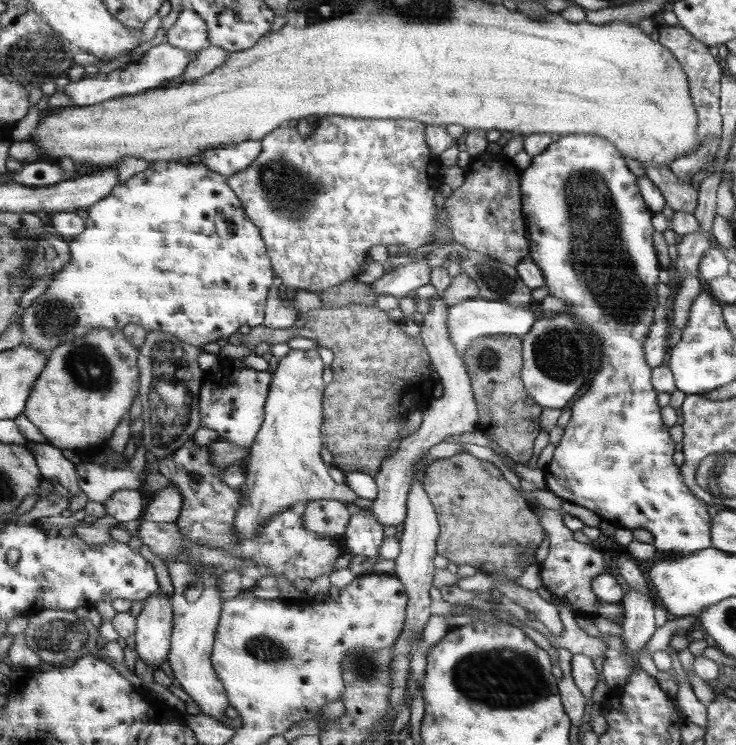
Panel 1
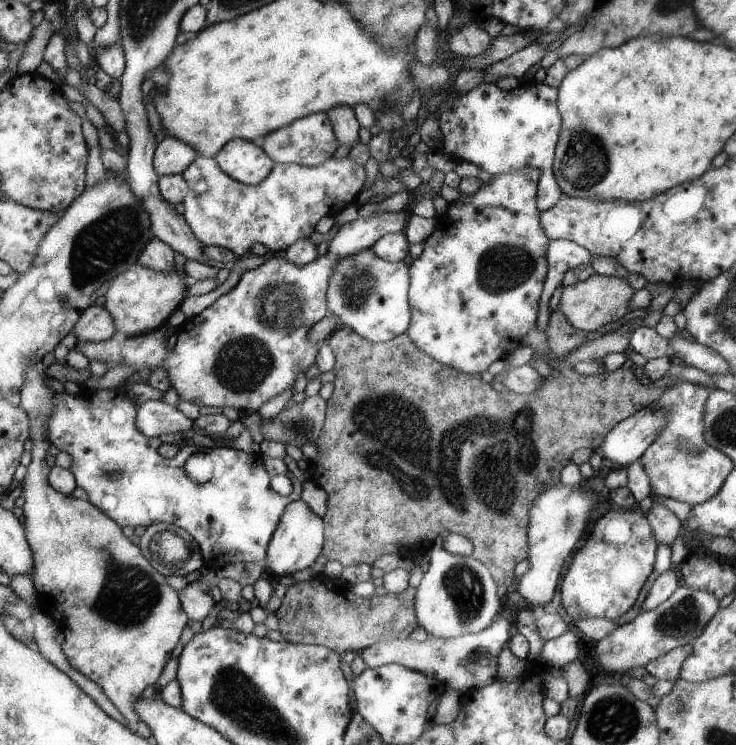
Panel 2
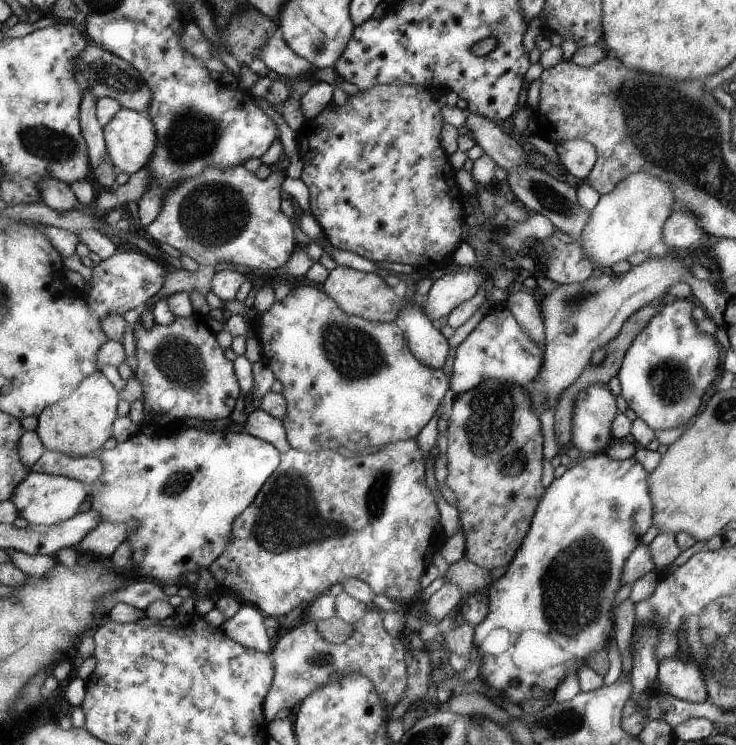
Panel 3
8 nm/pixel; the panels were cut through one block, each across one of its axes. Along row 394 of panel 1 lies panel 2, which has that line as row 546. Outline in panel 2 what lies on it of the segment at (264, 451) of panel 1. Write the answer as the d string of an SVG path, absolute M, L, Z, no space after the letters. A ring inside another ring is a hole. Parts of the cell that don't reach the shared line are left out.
M300 498L291 502L284 510L271 540L268 542L267 554L264 558L265 568L275 576L292 575L297 570L311 566L320 555L324 541L322 518L316 515Z

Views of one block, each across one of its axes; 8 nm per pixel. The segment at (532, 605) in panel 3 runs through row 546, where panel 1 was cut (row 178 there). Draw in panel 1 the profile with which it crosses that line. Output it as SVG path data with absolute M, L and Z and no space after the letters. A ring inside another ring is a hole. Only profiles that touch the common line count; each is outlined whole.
M569 134L560 136L556 142L551 142L541 154L531 159L531 163L521 172L520 181L520 205L523 209L523 219L528 238L528 255L531 260L540 268L544 275L544 286L547 294L558 298L564 302L567 312L585 330L587 334L593 336L594 344L598 352L597 372L591 380L588 390L583 393L569 409L570 417L568 423L562 428L563 435L560 441L554 446L552 459L544 469L544 482L555 496L559 496L563 501L583 506L591 510L601 520L609 521L615 528L643 528L653 536L653 546L655 555L663 557L682 557L690 552L703 550L711 547L709 544L709 516L707 516L707 504L701 502L697 497L685 488L684 481L680 477L680 469L672 461L673 442L669 440L667 426L663 426L661 416L659 416L659 406L655 402L655 388L651 384L652 368L647 364L643 352L643 343L649 334L653 314L657 308L657 294L655 294L655 284L657 284L657 272L659 263L655 248L651 244L651 212L647 210L648 205L644 203L637 188L635 175L627 169L623 157L617 152L616 146L609 143L605 138L594 135Z

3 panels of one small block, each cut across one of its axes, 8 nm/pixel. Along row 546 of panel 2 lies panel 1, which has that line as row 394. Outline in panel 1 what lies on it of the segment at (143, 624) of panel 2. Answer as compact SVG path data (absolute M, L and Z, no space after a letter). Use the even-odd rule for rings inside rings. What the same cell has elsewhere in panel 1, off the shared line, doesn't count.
M98 328L51 349L47 354L44 370L30 390L28 406L24 412L29 417L29 422L41 433L44 442L71 456L77 450L97 446L99 443L105 444L113 428L121 422L138 396L138 355L139 350L124 335L122 329Z

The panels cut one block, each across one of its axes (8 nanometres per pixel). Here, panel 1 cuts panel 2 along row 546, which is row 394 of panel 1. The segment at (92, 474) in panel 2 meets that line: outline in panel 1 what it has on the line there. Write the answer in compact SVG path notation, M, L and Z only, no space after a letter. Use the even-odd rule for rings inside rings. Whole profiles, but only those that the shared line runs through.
M220 357L220 362L220 369L217 372L204 372L204 378L201 380L198 394L200 427L215 430L218 439L225 439L234 445L248 448L264 419L264 402L272 375L267 370L249 370L242 362L239 364L238 359Z

